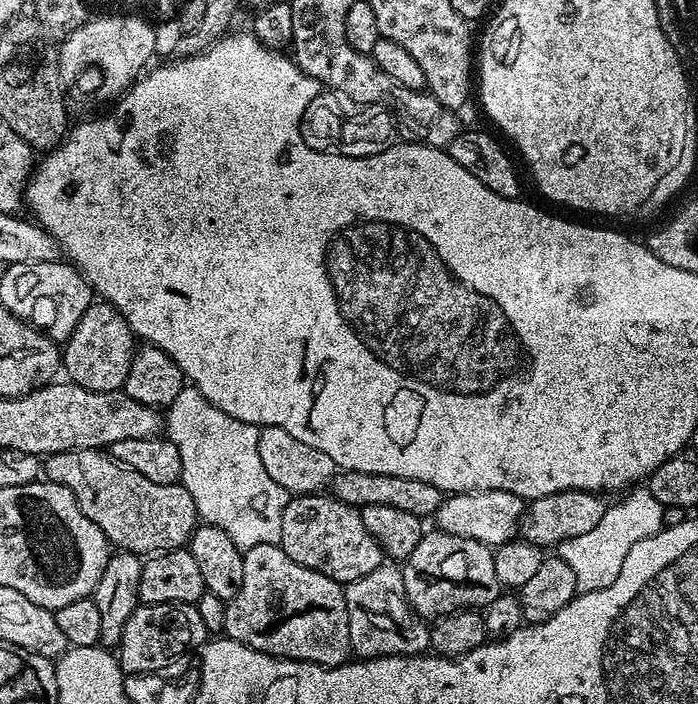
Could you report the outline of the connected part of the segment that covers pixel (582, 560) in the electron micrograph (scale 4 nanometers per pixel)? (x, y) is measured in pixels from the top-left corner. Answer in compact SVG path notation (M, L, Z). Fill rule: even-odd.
M647 486L633 487L620 498L620 504L609 503L605 507L594 530L589 530L587 534L578 534L578 538L564 540L558 545L558 556L577 576L577 593L593 592L610 586L614 578L618 578L618 570L622 570L622 562L626 562L630 546L634 546L634 542L642 542L642 538L655 536L663 528L664 505L658 502L658 498L654 498L654 494L650 494Z

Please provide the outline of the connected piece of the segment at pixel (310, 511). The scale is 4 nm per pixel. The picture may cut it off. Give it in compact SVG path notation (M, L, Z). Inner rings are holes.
M331 494L293 495L286 510L282 510L282 534L279 545L286 554L290 554L290 558L294 558L294 562L310 570L318 570L318 574L326 574L326 578L338 580L344 586L362 578L362 574L370 574L370 570L378 570L378 566L386 560L378 542L370 538L370 530L362 526L360 509L350 507Z

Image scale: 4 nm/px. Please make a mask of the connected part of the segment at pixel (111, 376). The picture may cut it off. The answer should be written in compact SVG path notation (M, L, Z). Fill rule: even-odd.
M93 302L82 314L74 334L62 348L62 368L68 371L67 379L73 384L95 392L118 392L130 374L130 362L134 351L132 327L122 318L122 314L113 304Z

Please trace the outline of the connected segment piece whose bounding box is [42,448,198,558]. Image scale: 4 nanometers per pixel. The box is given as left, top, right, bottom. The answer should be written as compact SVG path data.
M66 450L47 457L42 472L54 484L66 486L78 502L82 514L106 534L109 545L121 552L134 552L141 558L183 548L198 526L194 498L183 484L155 484L142 474L112 459L107 451Z

